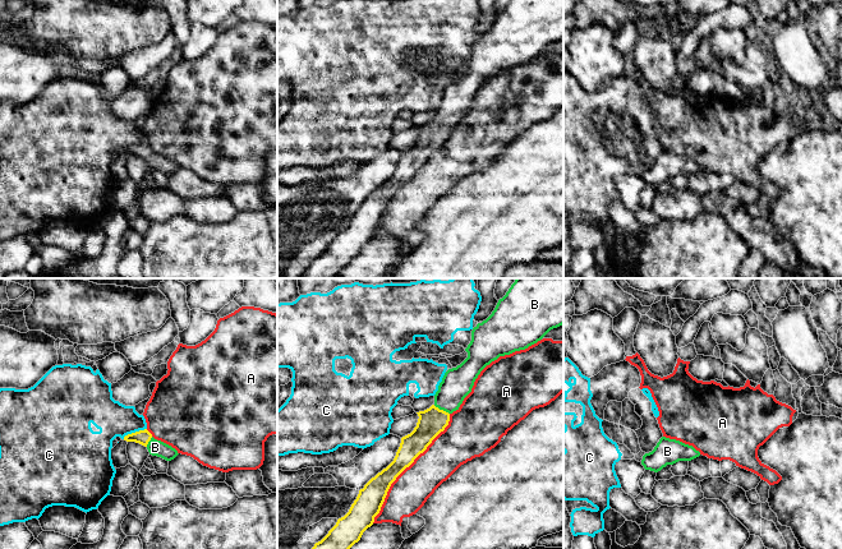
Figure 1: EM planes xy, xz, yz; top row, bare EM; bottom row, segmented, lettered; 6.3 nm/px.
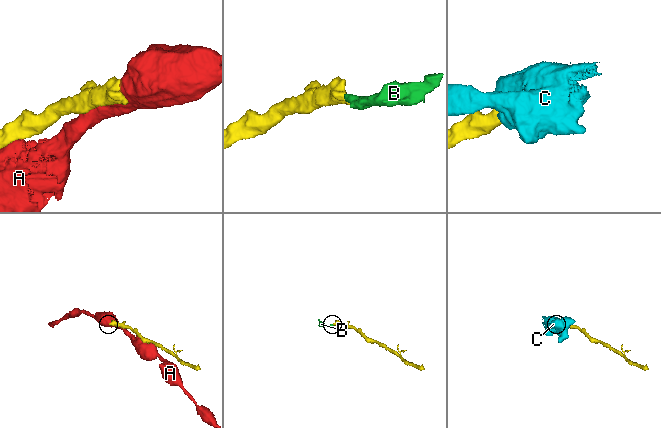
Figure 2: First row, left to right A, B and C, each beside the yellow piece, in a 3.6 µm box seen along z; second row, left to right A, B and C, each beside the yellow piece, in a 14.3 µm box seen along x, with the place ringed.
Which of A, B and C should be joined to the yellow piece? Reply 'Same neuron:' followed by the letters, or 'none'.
Same neuron: B

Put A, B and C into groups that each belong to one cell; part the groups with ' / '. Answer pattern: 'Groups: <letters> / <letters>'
Groups: A / B / C

